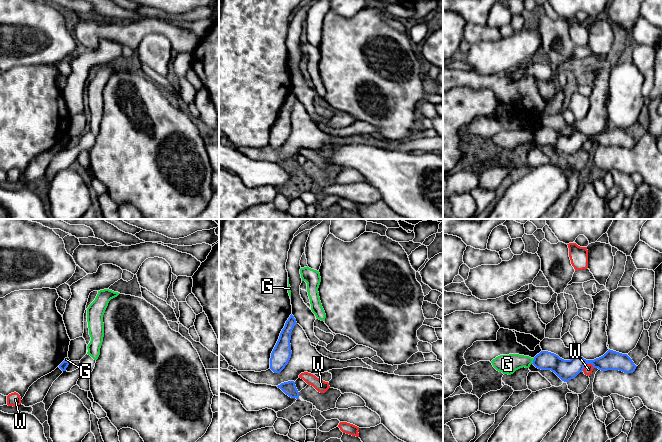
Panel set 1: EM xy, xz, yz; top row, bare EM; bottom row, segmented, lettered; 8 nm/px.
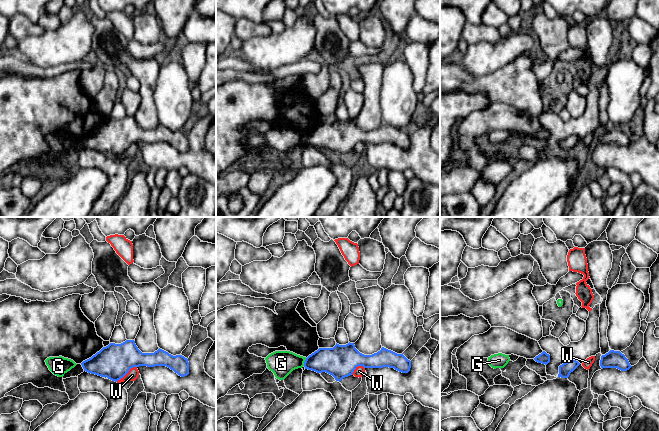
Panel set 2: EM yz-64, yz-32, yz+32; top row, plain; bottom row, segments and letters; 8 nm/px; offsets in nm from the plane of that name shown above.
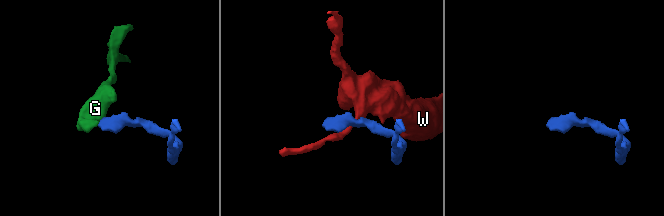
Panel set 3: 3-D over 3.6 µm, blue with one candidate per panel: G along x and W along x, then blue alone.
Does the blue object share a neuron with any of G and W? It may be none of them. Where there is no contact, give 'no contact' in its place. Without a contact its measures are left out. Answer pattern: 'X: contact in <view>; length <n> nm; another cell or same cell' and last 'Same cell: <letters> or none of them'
G: contact in yz; length 50 nm; another cell
W: contact in yz; length 110 nm; another cell
Same cell: none of them

